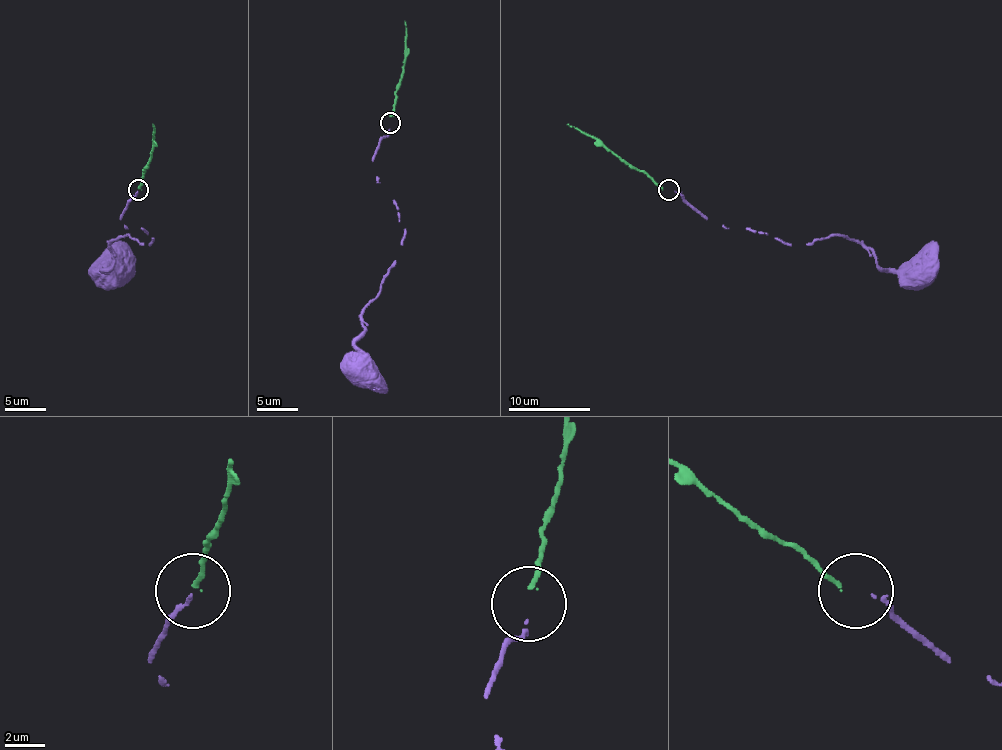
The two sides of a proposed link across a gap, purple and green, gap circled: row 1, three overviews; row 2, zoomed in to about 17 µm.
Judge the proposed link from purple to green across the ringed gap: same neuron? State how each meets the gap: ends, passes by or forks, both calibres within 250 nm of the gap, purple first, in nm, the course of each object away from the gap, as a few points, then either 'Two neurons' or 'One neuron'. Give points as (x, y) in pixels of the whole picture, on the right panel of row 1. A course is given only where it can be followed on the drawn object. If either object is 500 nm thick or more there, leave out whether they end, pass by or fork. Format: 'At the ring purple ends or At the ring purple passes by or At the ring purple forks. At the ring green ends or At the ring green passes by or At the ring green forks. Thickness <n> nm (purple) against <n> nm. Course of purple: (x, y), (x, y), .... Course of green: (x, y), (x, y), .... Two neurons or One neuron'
At the ring purple ends. At the ring green ends. Thickness 180 nm (purple) against 240 nm. Course of purple: (674, 191), (707, 220), (727, 228), (745, 228), (811, 244), (831, 236), (851, 238), (888, 271), (913, 269). Course of green: (662, 189), (595, 138), (566, 124). One neuron

